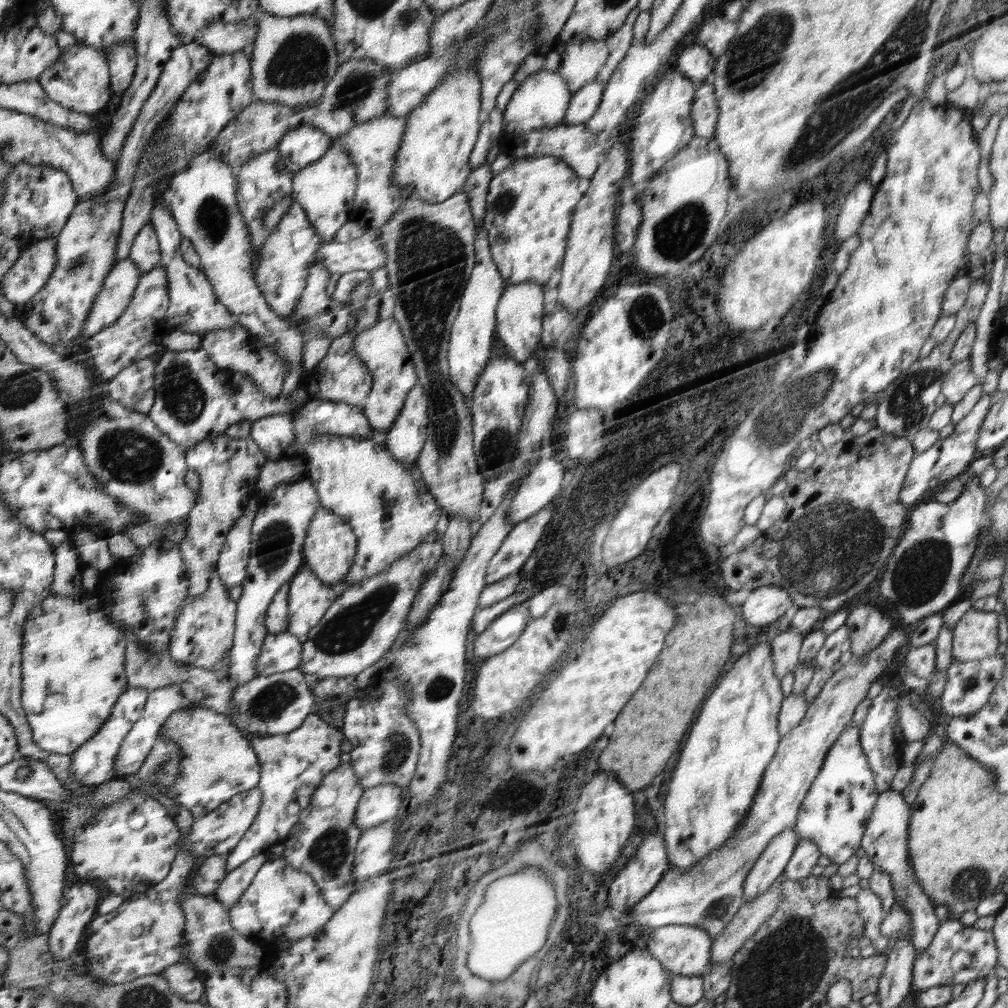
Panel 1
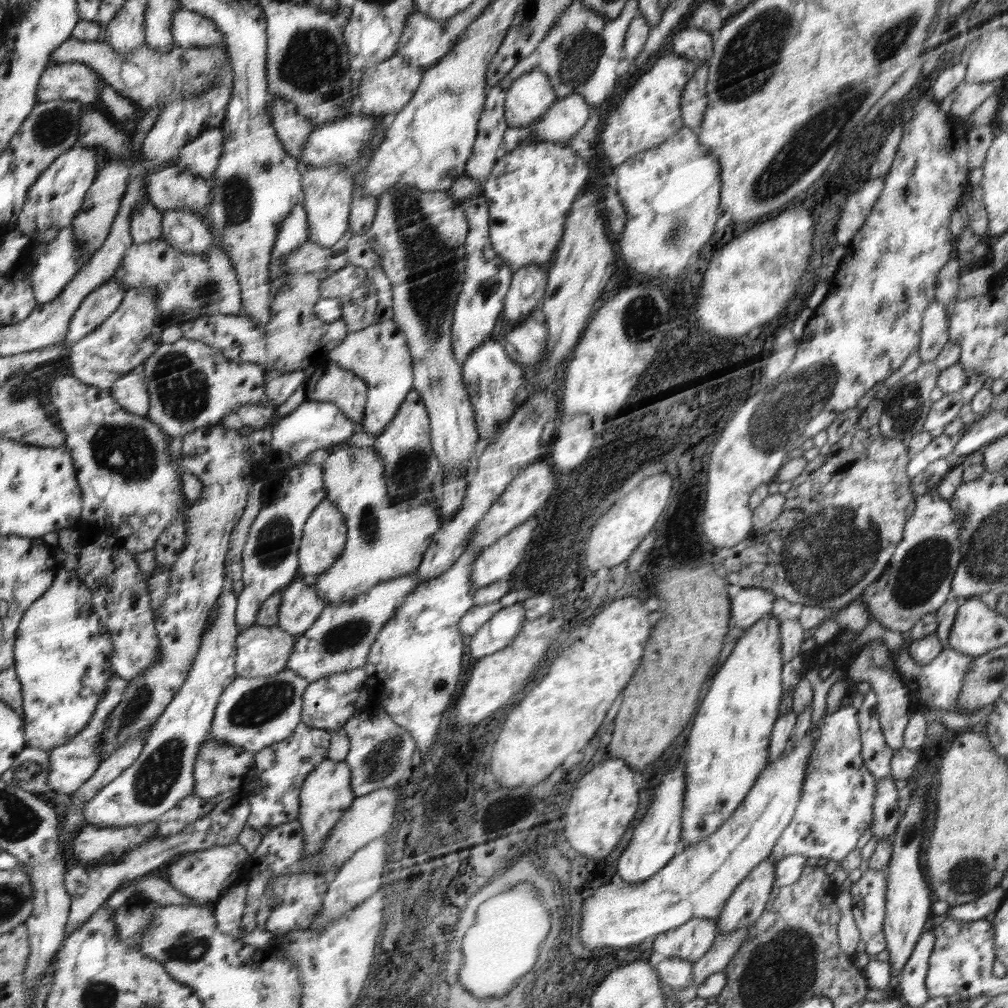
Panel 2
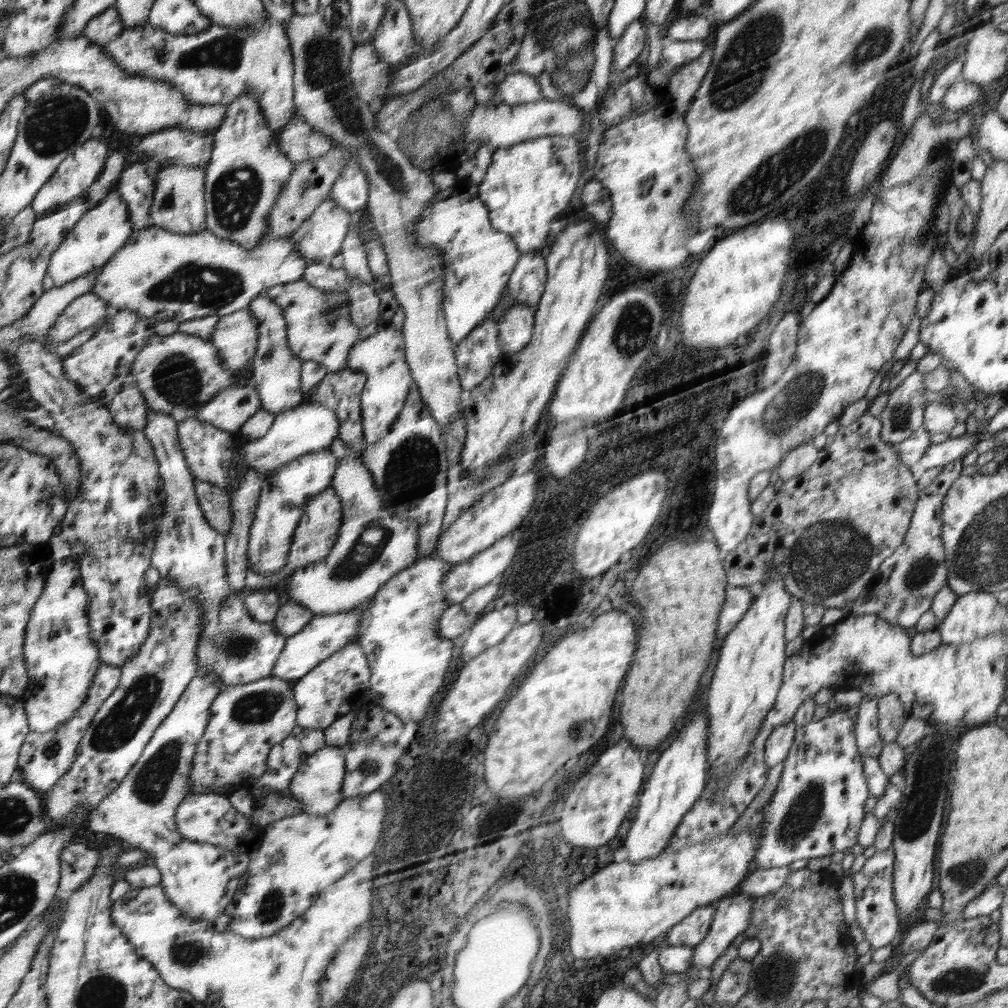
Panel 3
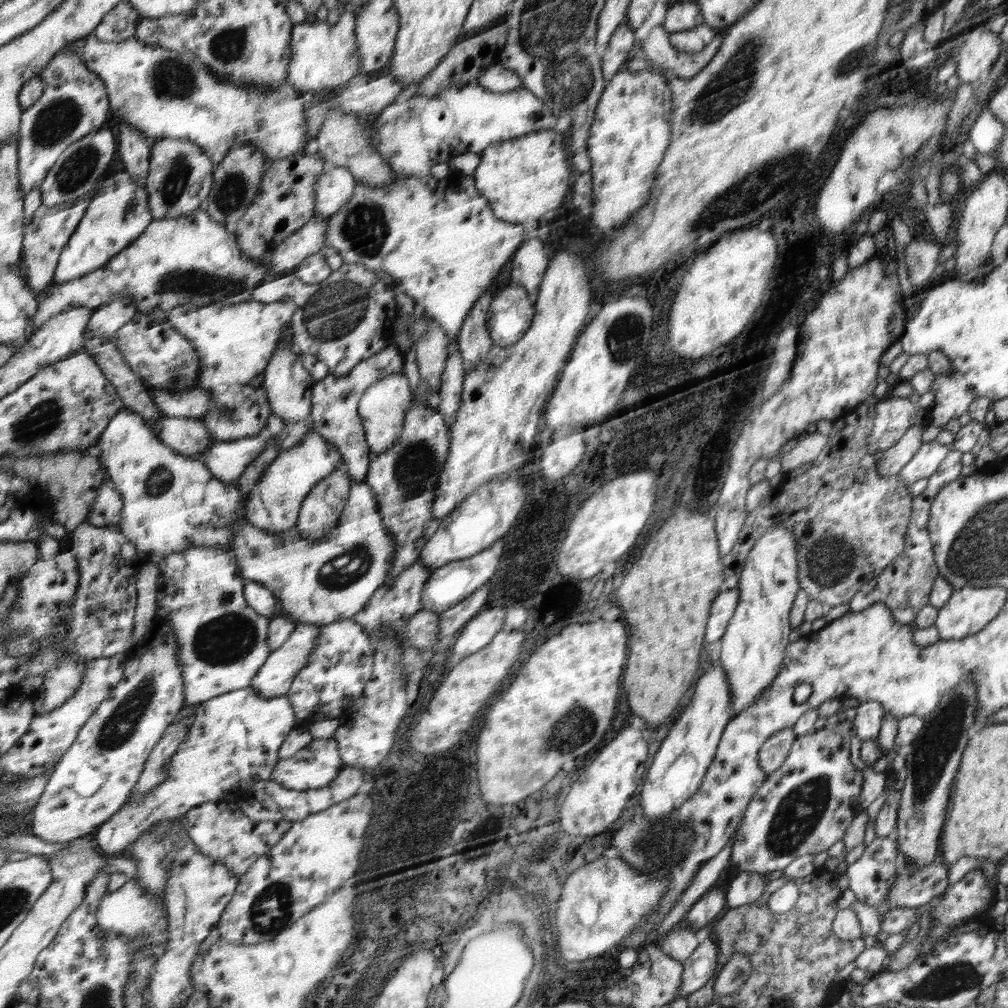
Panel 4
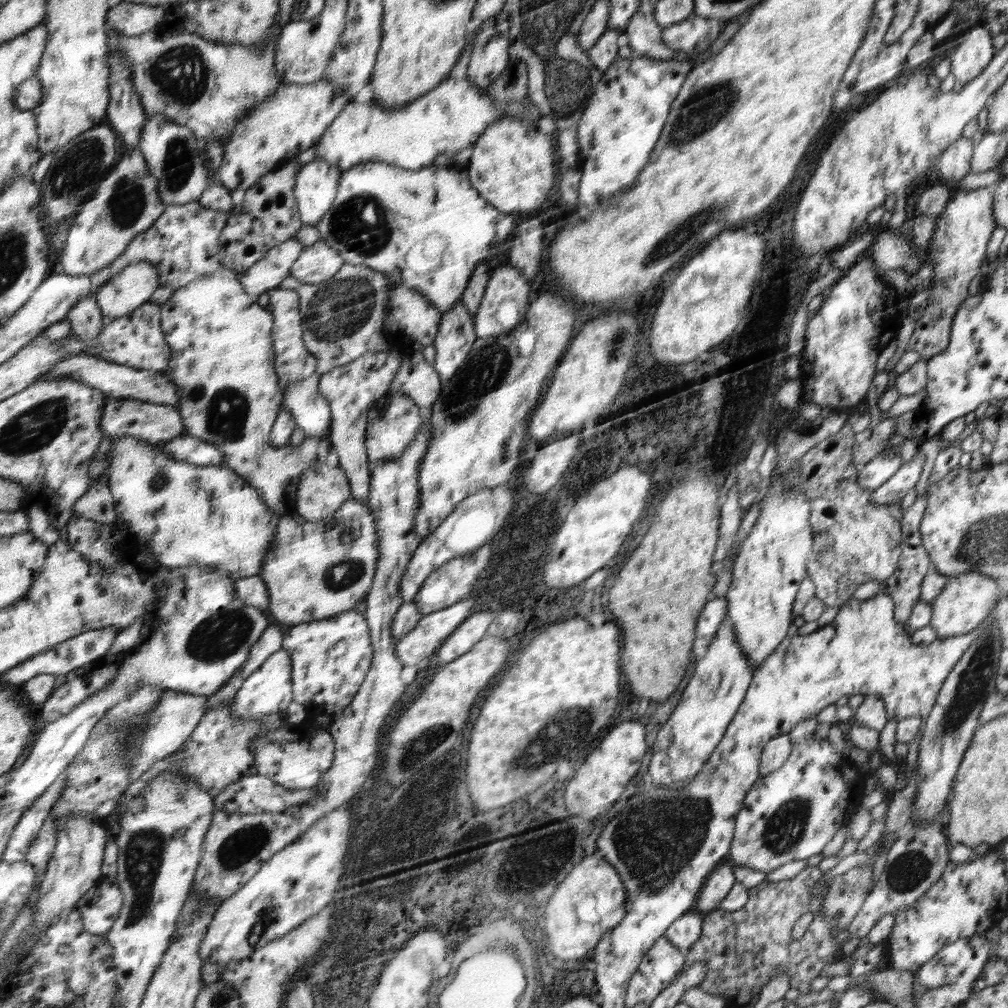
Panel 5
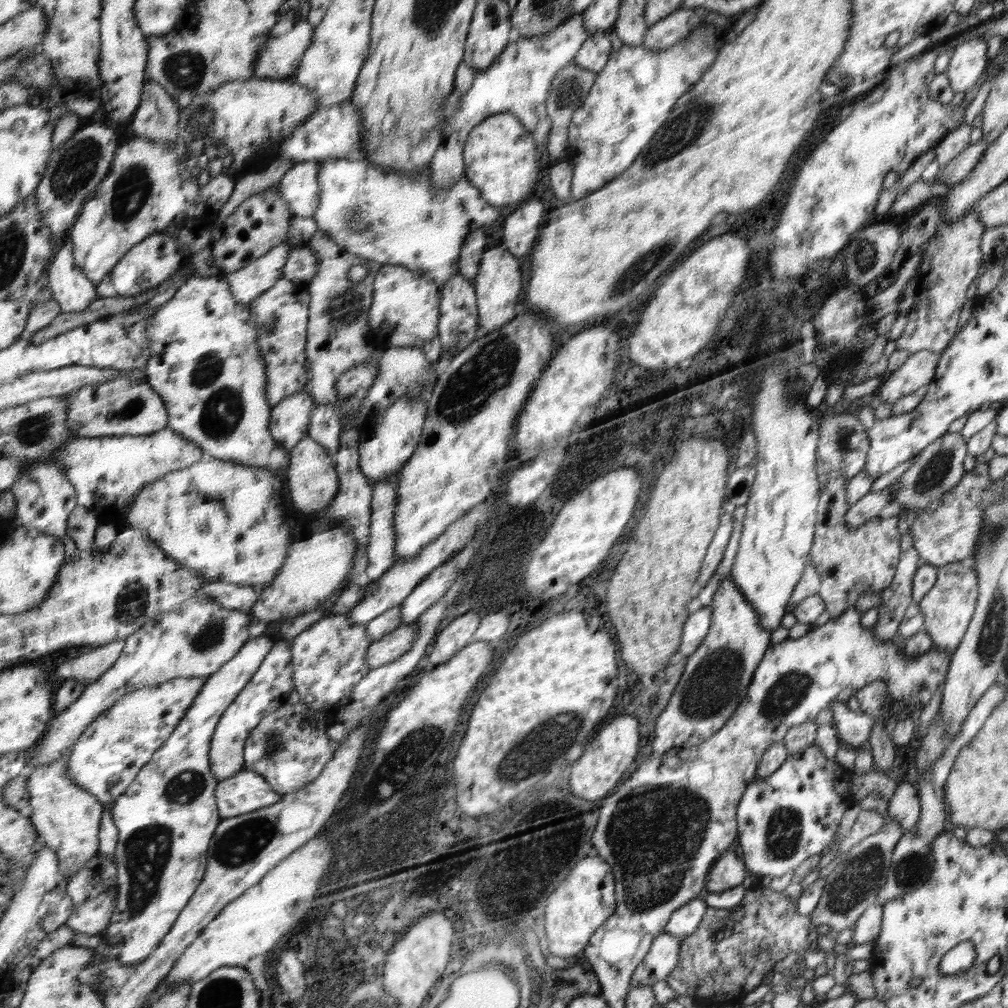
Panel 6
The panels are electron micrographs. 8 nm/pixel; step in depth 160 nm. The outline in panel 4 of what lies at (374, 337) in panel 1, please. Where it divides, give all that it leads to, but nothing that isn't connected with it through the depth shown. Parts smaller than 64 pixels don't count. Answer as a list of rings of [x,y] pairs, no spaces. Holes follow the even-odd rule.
[[[404,372],[385,376],[368,396],[364,396],[364,404],[359,404],[360,412],[364,412],[364,428],[368,428],[368,444],[371,444],[373,455],[380,455],[382,452],[390,451],[391,446],[396,442],[400,432],[404,430],[406,412],[410,408],[413,395]]]

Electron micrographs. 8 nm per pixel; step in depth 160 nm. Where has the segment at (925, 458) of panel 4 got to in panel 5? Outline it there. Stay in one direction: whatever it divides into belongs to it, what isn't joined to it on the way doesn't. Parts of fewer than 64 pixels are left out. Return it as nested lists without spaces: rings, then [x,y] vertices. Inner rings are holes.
[[[920,451],[909,462],[900,466],[900,469],[886,483],[875,488],[870,500],[880,506],[900,502],[911,488],[915,488],[922,476],[925,462],[925,455]]]

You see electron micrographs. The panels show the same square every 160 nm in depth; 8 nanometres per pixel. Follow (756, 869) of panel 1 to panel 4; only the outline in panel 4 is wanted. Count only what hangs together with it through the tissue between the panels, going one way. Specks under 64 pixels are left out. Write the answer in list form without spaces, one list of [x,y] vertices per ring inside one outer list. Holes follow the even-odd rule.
[[[708,936],[702,944],[683,962],[681,988],[676,999],[687,998],[689,994],[702,988],[710,978],[714,977],[717,965],[718,950],[716,950],[716,936]]]

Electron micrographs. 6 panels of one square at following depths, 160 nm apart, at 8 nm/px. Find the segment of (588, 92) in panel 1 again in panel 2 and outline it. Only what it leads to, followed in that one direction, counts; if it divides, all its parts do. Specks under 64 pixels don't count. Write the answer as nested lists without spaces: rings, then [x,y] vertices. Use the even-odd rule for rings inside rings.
[[[582,95],[558,98],[528,129],[538,141],[566,141],[586,124],[591,115],[589,104]]]

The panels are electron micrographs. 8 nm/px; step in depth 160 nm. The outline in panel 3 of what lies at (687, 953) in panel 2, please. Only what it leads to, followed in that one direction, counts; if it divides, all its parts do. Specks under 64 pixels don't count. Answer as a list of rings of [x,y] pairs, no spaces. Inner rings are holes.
[[[709,905],[700,907],[686,916],[668,932],[666,936],[668,947],[689,945],[694,948],[700,944],[710,931],[714,912],[716,912],[716,906]]]

